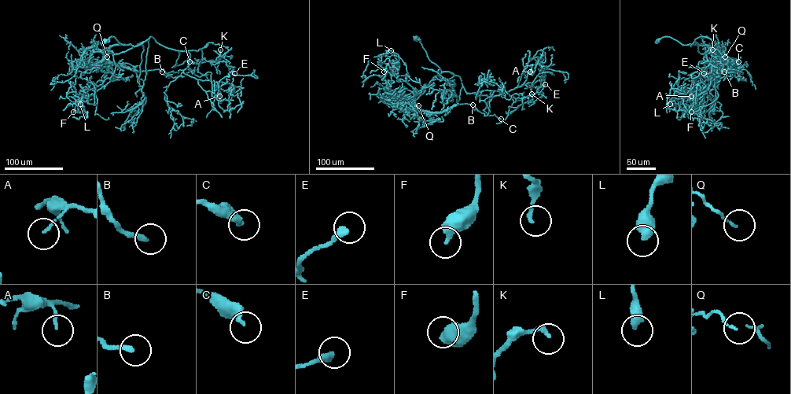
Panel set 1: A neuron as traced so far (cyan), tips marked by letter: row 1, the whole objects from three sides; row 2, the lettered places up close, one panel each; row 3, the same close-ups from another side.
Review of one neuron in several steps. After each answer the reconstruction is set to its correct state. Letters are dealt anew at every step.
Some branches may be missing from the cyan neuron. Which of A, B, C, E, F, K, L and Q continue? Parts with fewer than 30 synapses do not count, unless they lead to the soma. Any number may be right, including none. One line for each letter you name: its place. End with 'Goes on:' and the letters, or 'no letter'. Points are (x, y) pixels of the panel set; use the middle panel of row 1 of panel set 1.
Goes on: no letter

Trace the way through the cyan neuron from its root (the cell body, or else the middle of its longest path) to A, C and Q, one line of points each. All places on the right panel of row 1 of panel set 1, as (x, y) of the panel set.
A: (658, 41), (669, 36), (690, 46), (699, 37), (711, 39), (715, 72), (706, 91), (690, 101), (691, 96)
C: (658, 41), (669, 36), (690, 46), (704, 36), (712, 42), (709, 50), (723, 63), (730, 67), (738, 61)
Q: (658, 41), (662, 37), (669, 36), (682, 45), (708, 45), (725, 57)

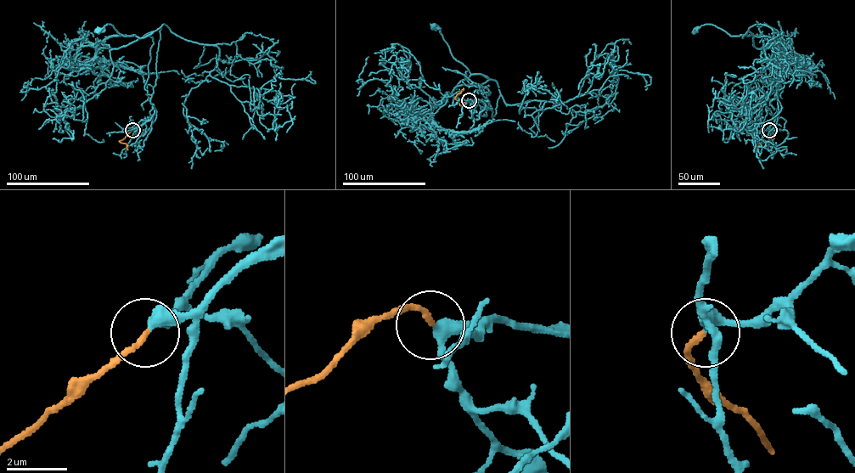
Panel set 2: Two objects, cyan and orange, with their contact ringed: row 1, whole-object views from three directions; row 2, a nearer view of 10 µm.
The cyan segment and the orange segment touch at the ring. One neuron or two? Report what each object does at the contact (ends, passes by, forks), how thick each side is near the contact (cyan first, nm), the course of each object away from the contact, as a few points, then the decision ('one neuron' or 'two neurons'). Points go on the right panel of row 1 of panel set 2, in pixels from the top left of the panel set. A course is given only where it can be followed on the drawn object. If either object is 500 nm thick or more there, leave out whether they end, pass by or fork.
cyan passes by | orange ends | 340/180 nm | cyan via (769, 130), (784, 82), (784, 60), (774, 41), (748, 31), (742, 37), (731, 36), (708, 24), (695, 30) | orange via (769, 130), (773, 138), (760, 143), (756, 149) | one neuron

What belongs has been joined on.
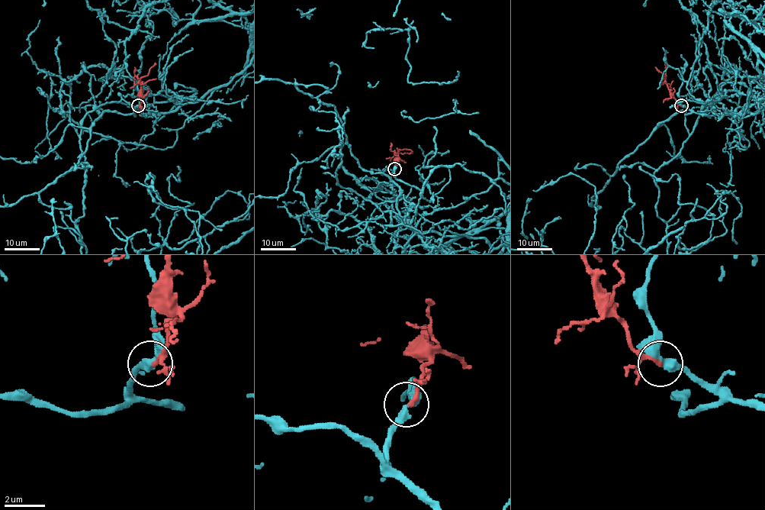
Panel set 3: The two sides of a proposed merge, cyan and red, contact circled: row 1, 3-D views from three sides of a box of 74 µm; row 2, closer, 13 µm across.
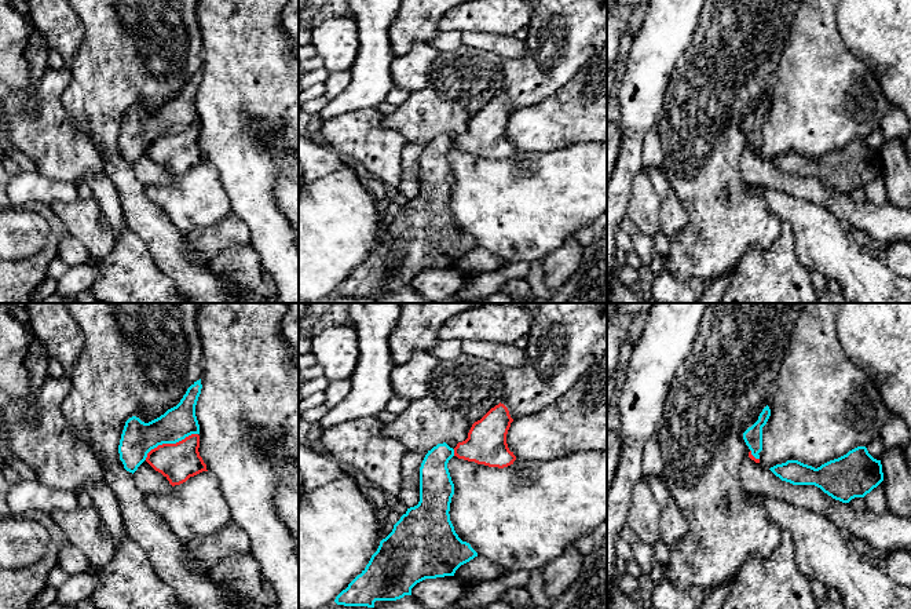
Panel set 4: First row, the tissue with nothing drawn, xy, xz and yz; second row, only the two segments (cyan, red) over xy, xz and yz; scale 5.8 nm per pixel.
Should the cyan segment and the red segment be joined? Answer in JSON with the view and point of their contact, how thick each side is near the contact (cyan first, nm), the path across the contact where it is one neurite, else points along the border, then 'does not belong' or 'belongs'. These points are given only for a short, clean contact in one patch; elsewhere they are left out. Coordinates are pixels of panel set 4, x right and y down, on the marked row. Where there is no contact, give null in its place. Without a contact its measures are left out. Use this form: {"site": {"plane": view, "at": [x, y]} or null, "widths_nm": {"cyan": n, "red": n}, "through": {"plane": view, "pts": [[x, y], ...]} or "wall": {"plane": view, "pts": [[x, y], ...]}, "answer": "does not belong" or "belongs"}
{"site": {"plane": "xy", "at": [169, 442]}, "widths_nm": {"cyan": 200, "red": 220}, "answer": "does not belong"}

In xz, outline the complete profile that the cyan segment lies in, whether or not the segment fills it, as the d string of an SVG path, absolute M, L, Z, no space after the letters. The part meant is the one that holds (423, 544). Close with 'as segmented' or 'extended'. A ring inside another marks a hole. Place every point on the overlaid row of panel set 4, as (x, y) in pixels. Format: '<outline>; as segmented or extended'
M438 444L425 455L420 467L420 502L407 508L392 532L380 541L369 564L334 599L337 605L374 608L376 601L396 601L411 595L411 588L425 580L454 576L456 570L478 557L469 543L462 541L450 521L450 503L454 495L447 463L454 449Z; as segmented

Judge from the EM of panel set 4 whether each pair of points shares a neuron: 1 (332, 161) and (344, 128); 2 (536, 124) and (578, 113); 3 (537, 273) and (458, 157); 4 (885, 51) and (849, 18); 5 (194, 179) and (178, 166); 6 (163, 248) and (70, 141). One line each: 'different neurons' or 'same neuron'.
1: different neurons
2: same neuron
3: different neurons
4: same neuron
5: different neurons
6: different neurons

